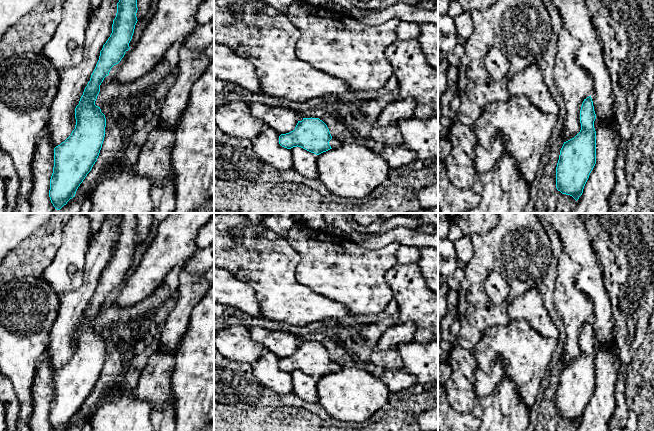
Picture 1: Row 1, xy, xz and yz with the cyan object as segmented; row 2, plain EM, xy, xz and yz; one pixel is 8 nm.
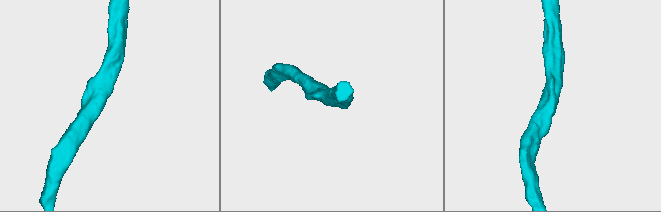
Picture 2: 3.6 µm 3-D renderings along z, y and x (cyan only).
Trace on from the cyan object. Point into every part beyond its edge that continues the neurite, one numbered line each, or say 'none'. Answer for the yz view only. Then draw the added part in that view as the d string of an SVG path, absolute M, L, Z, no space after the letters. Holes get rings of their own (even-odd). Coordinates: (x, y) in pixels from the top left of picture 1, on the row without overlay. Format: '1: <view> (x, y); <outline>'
none

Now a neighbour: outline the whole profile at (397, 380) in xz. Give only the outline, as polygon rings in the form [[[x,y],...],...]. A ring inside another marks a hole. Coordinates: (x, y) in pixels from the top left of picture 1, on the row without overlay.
[[[405,368],[384,369],[379,378],[387,385],[390,393],[399,393],[418,383],[416,377]]]

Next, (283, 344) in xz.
[[[251,327],[249,330],[254,341],[263,344],[267,351],[271,351],[280,359],[293,355],[298,347],[297,337],[290,332],[263,327]]]

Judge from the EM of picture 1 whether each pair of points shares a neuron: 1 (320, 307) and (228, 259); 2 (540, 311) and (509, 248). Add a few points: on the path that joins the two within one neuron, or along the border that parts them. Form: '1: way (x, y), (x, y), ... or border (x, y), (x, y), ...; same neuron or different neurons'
1: way (297, 305), (251, 260); same neuron
2: border (537, 287), (527, 289), (510, 303); different neurons

